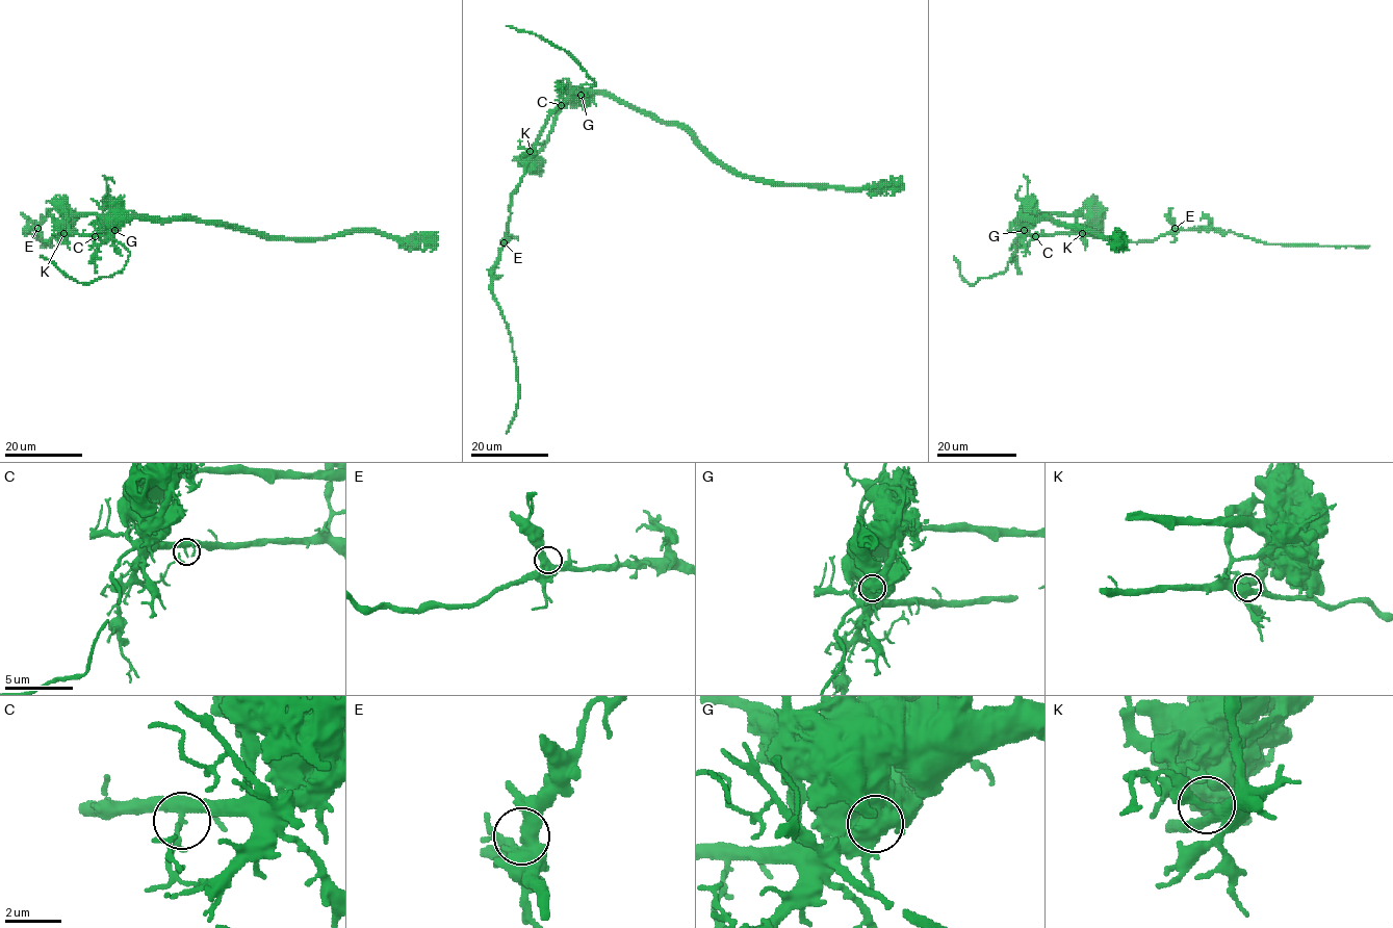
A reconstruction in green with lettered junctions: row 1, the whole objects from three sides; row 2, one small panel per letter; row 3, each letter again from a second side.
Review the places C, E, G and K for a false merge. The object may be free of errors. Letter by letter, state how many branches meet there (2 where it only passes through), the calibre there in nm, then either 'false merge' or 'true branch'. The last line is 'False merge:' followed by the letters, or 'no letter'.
C: 5 | 360 nm | true branch
E: 3 | 480 nm | true branch
G: 2 | 900 nm | false merge
K: 5 | 400 nm | true branch
False merge: G

